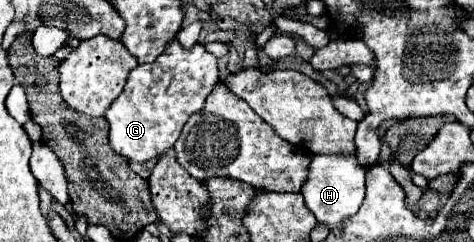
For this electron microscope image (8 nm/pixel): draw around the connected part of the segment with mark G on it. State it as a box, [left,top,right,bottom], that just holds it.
[107,41,219,163]

